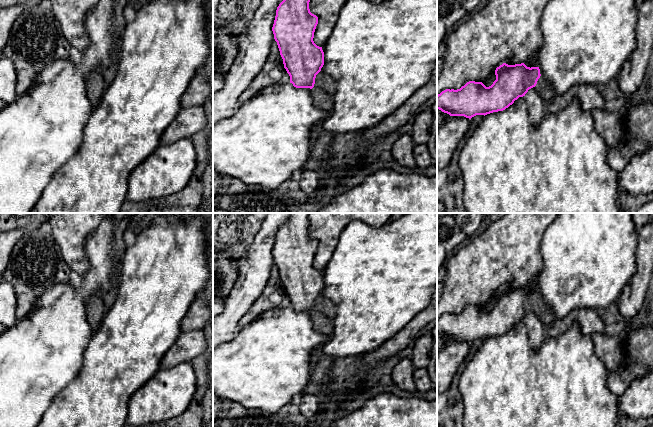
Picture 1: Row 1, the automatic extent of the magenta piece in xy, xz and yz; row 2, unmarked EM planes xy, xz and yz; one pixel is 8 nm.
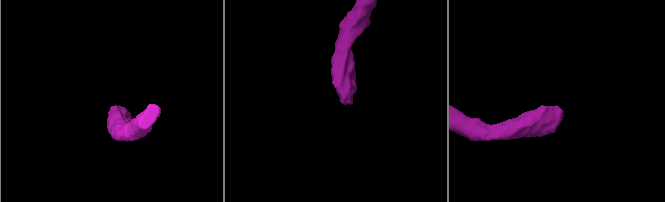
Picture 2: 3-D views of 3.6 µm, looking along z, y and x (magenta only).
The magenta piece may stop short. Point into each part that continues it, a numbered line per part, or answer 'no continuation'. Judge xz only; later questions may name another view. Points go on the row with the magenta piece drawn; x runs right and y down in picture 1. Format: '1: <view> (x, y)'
1: xz (322, 100)

